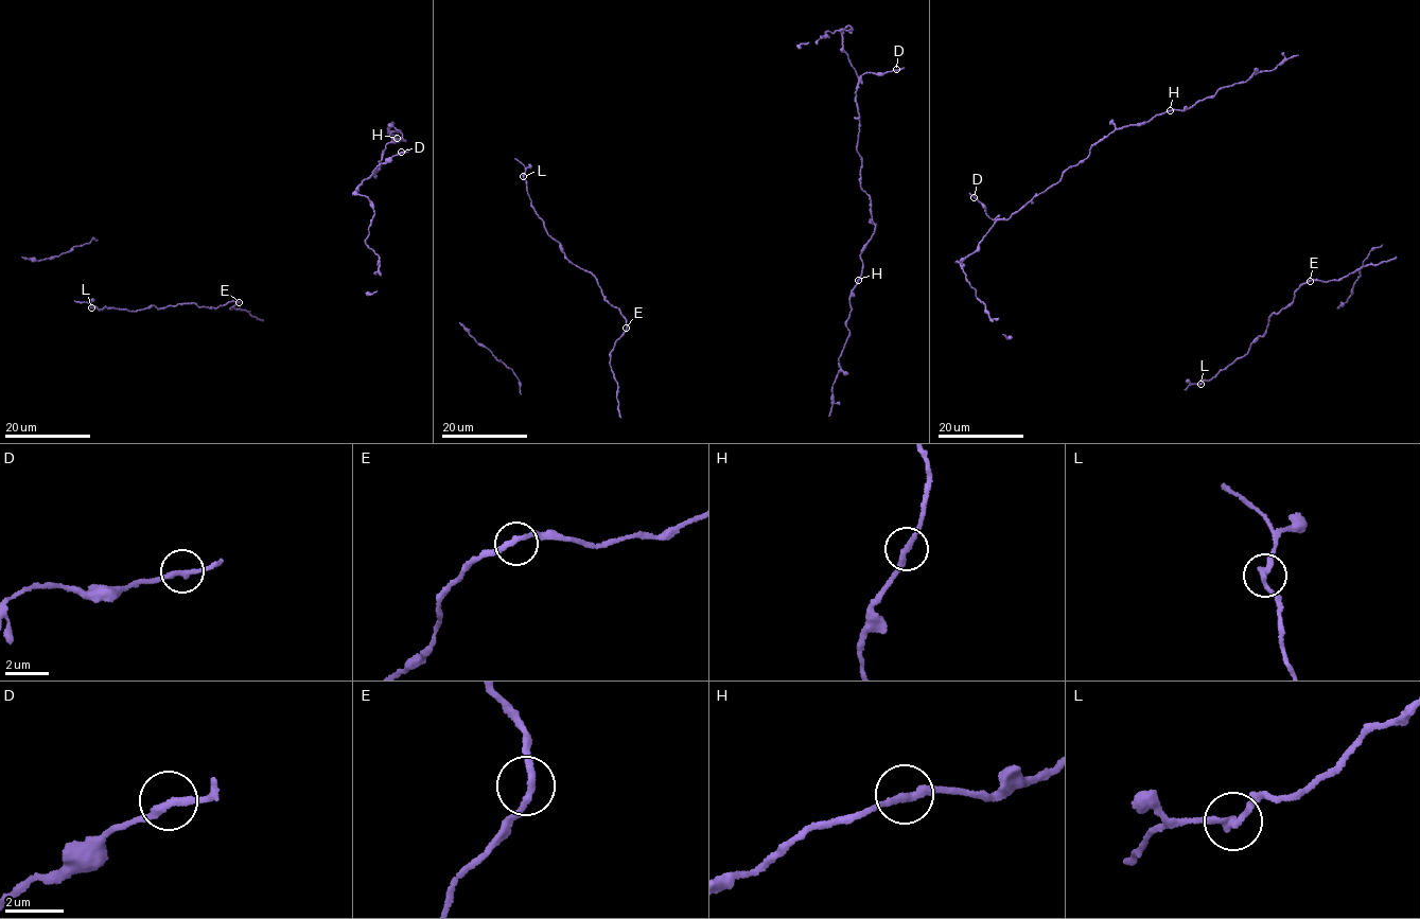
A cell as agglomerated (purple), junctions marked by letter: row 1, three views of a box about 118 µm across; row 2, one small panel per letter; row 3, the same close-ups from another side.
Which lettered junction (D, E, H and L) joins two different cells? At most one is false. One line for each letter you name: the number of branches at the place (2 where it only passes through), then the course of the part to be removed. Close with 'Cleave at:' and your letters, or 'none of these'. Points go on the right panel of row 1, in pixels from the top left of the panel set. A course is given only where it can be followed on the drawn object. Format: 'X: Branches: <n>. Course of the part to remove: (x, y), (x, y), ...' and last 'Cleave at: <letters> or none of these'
L: Branches: 2. Course of the part to remove: (1201, 384), (1185, 390)
Cleave at: L

